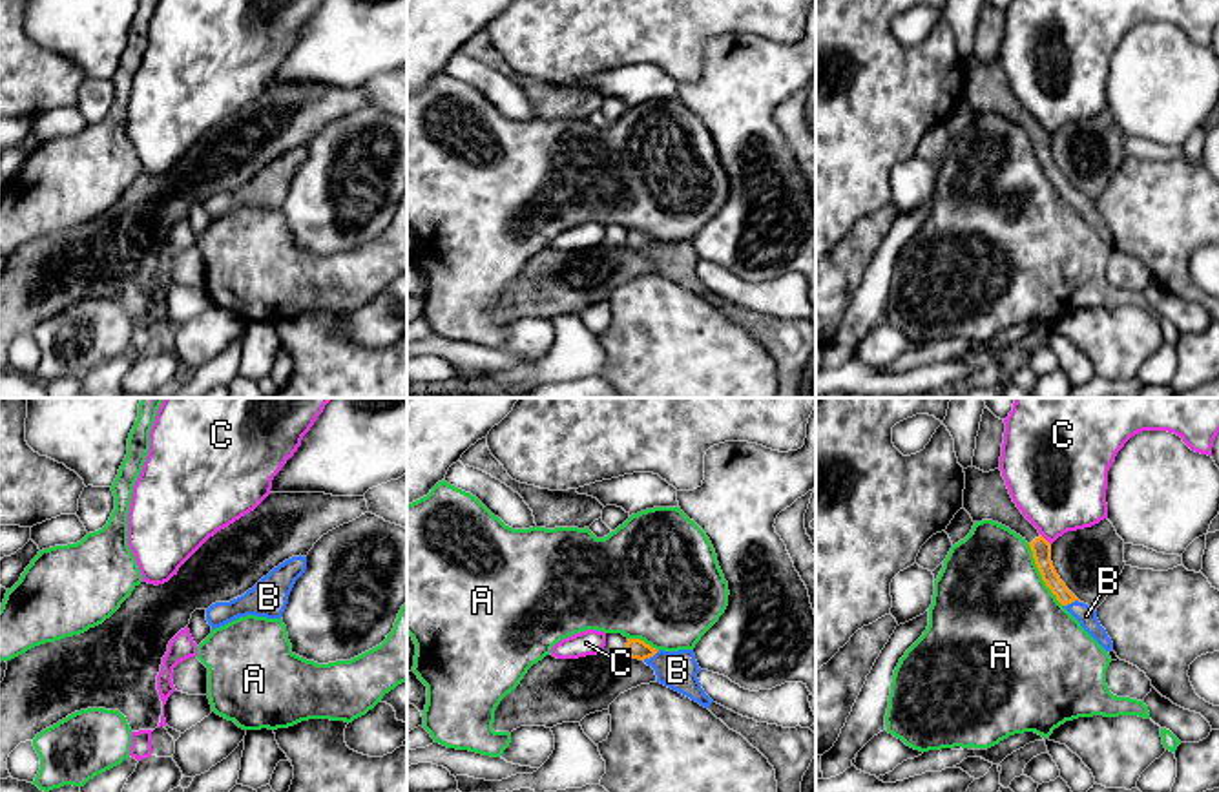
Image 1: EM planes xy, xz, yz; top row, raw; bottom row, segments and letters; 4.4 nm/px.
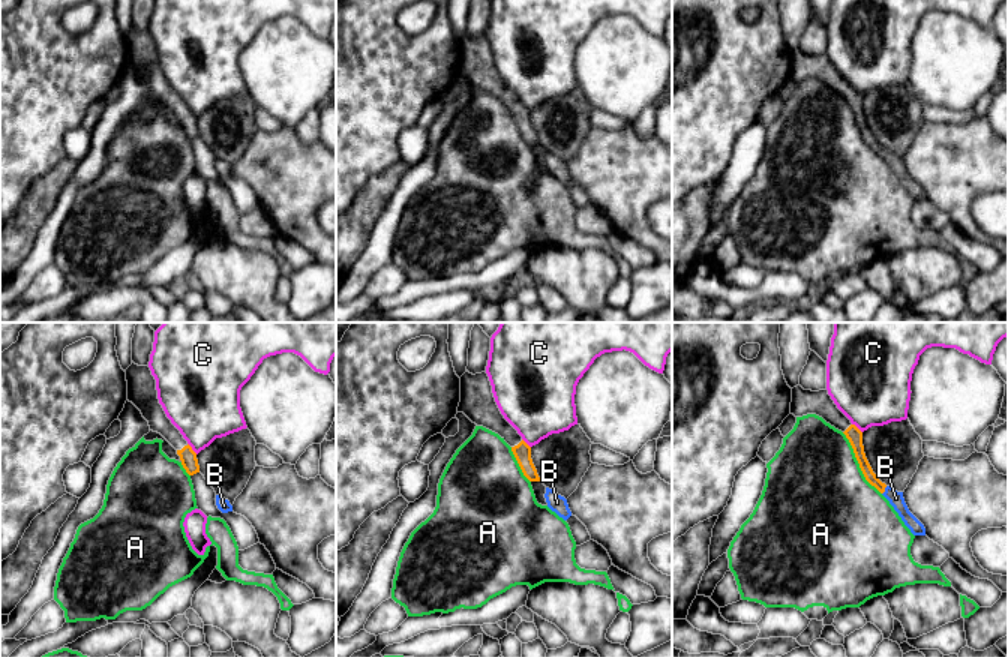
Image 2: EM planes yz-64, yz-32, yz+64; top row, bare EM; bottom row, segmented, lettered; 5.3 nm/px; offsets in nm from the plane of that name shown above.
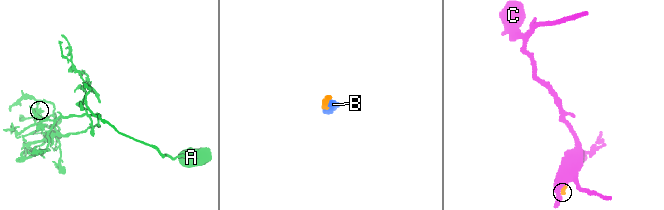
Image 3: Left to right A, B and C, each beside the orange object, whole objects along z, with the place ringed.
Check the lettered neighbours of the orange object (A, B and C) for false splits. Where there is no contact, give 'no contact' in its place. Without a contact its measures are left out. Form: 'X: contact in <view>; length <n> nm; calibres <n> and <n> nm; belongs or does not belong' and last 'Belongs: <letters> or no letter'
A: contact in yz; length 320 nm; calibres 90 and 500 nm; does not belong
B: contact in xz; length 90 nm; calibres 90 and 170 nm; belongs
C: contact in yz; length 70 nm; calibres 90 and 420 nm; does not belong
Belongs: B

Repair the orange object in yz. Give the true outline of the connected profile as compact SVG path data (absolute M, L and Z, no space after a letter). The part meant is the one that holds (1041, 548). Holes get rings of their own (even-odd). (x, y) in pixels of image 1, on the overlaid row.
M976 467L964 469L964 509L973 522L993 520L1016 535L1020 535L1031 547L1035 564L1042 580L1057 597L1057 600L1080 622L1080 626L1106 650L1113 650L1113 642L1097 619L1097 611L1080 602L1060 580L1051 562L1051 544L1038 533L1038 529L1022 515L1013 502L1000 469L984 473Z

